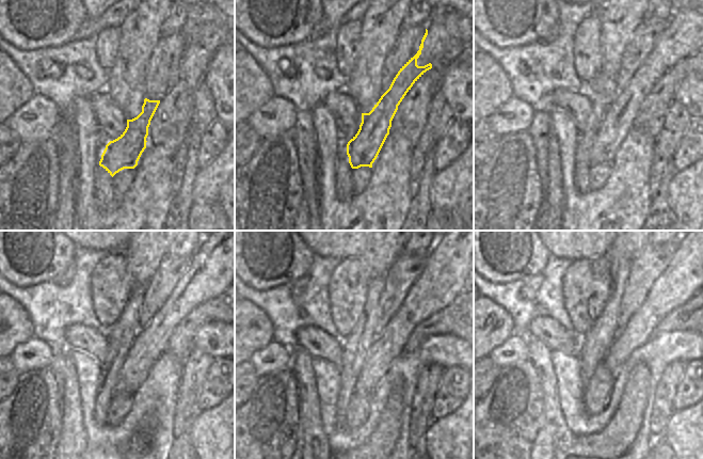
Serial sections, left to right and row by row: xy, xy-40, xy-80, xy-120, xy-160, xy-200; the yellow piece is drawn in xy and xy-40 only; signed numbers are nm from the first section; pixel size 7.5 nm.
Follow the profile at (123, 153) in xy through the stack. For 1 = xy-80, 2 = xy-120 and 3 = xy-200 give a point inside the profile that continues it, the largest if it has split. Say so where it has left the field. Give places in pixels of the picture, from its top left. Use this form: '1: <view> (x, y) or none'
1: xy-80 (685, 25)
2: xy-120 (212, 256)
3: xy-200 (669, 293)

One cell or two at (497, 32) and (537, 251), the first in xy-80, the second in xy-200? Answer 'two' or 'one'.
one

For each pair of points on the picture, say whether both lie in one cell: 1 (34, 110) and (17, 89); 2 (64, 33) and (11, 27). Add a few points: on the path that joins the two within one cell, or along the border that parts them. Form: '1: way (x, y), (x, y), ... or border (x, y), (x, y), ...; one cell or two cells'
1: border (33, 94), (11, 115); two cells
2: way (51, 33), (38, 41), (28, 41), (24, 36); one cell

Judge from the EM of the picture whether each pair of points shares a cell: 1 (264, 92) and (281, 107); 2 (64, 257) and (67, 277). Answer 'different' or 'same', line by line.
1: different
2: different

